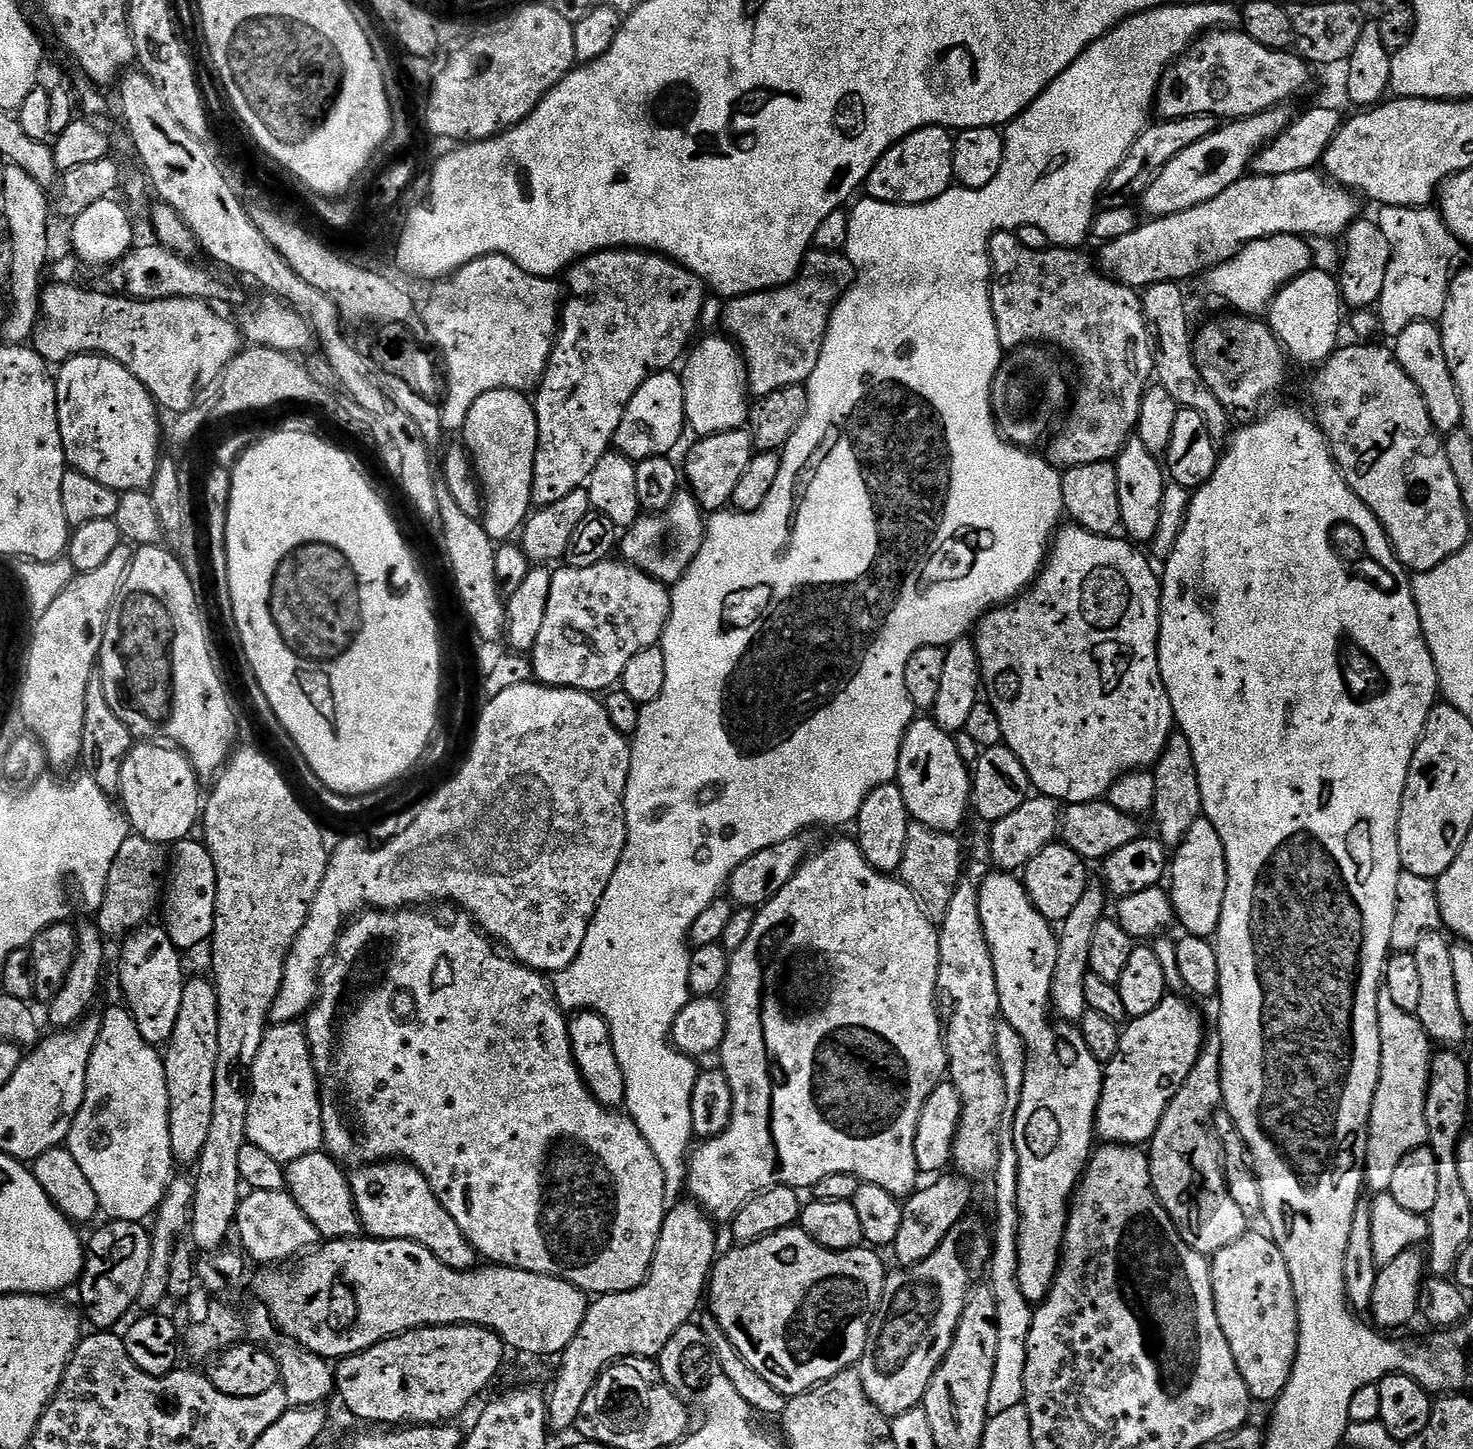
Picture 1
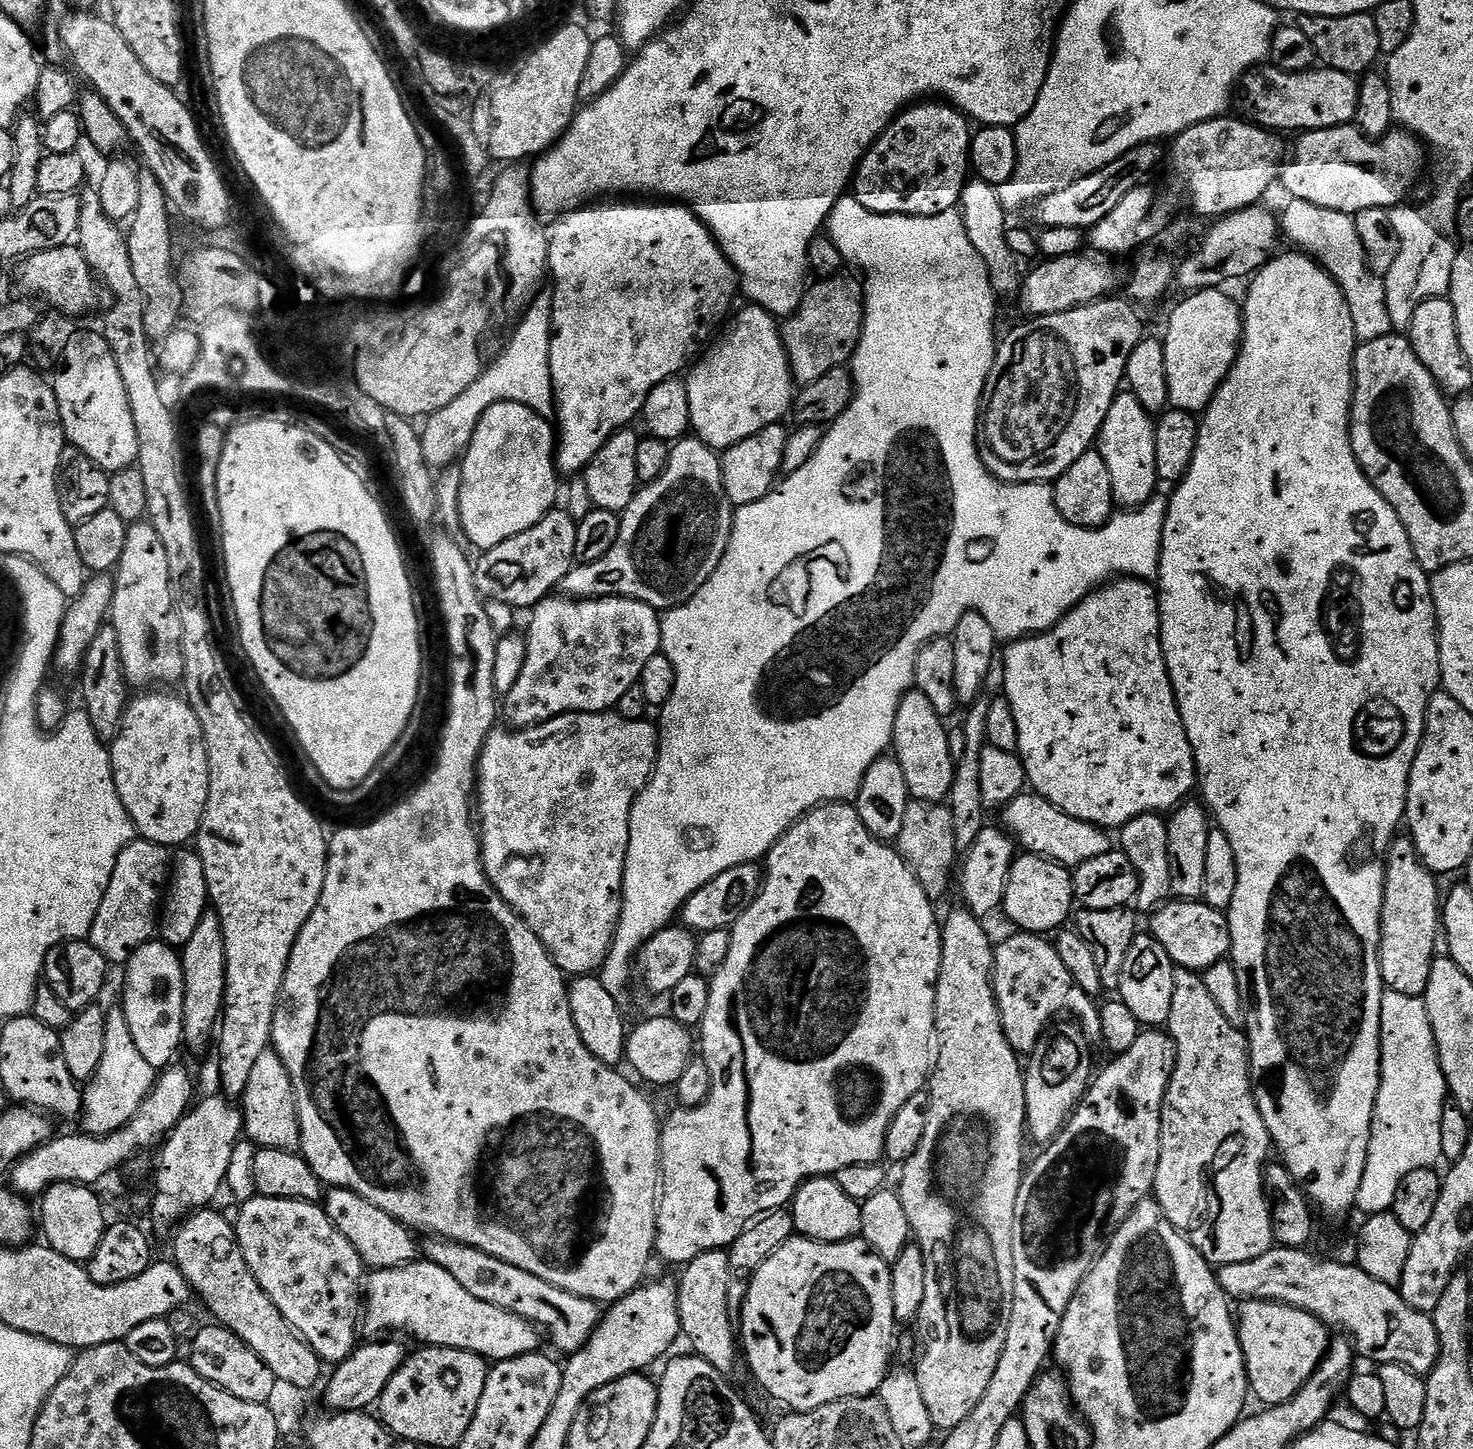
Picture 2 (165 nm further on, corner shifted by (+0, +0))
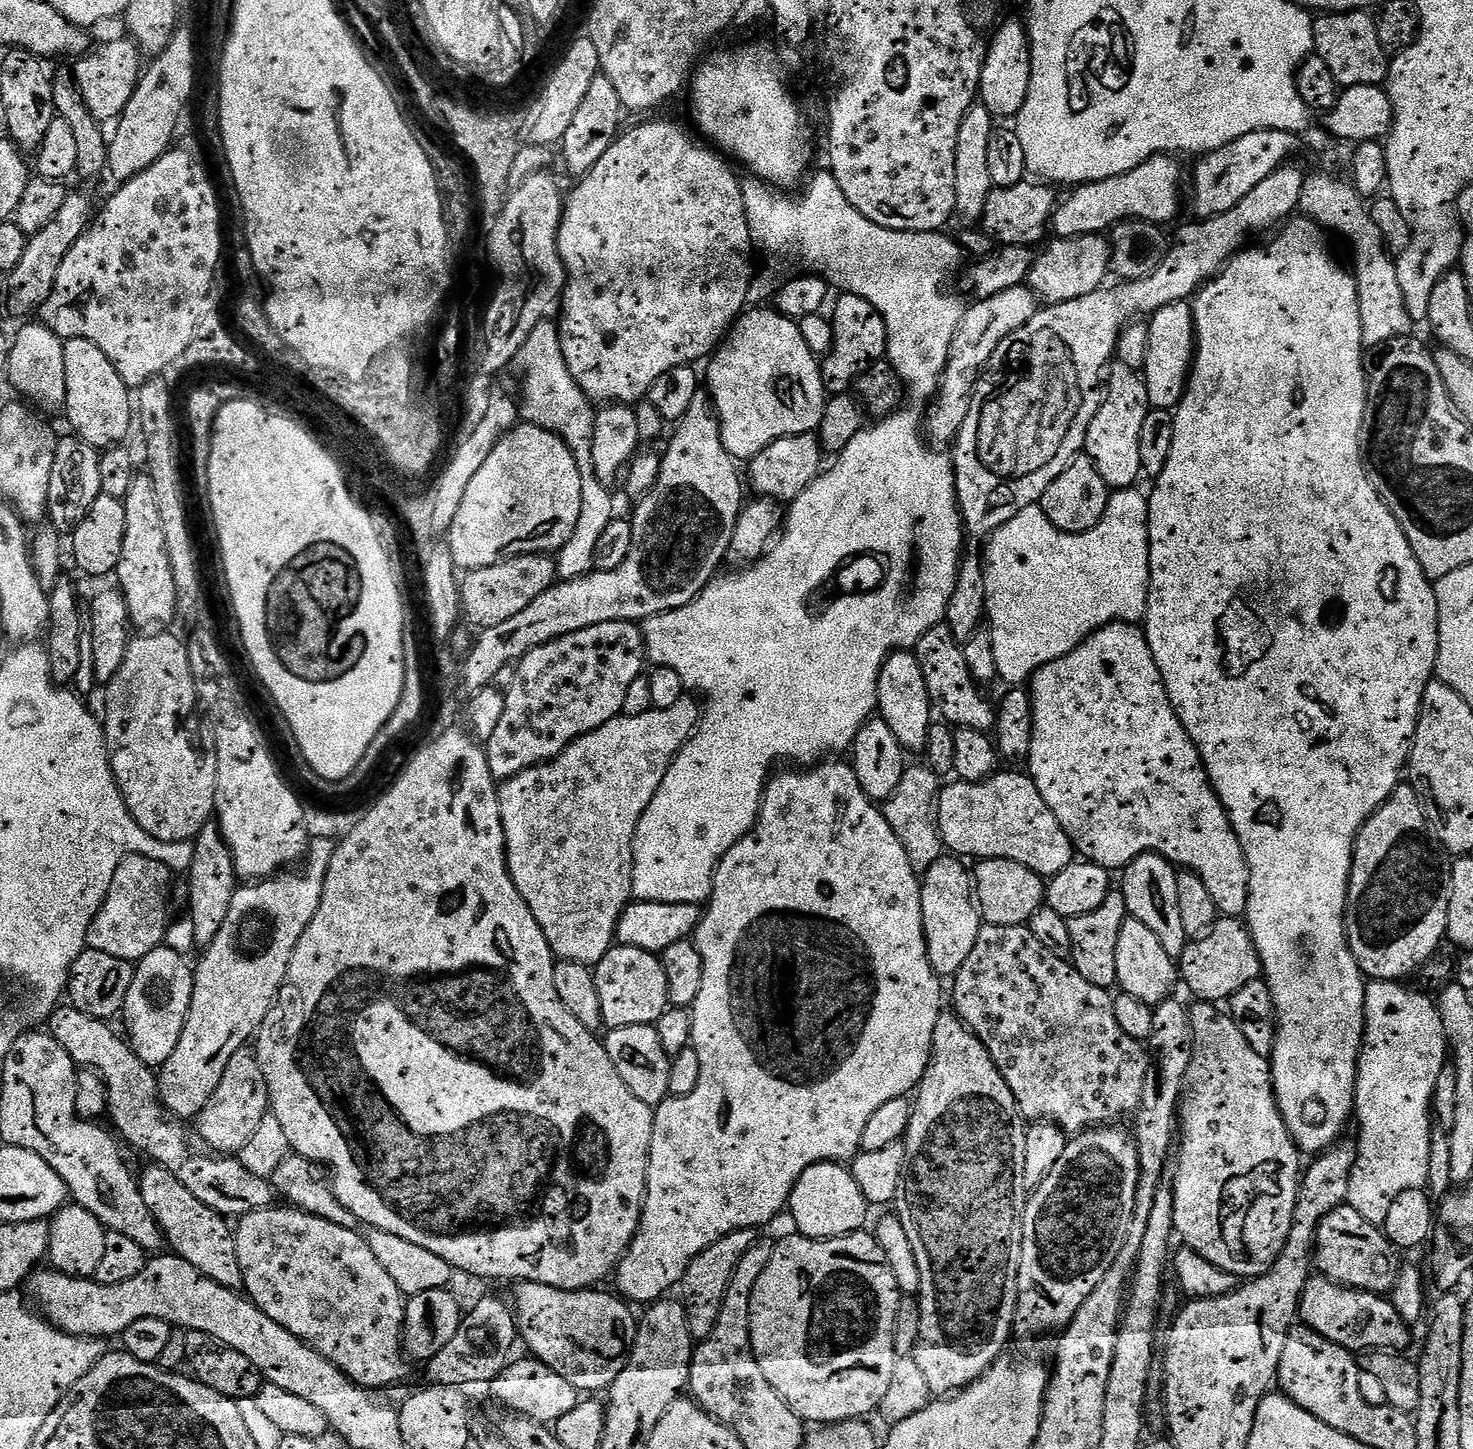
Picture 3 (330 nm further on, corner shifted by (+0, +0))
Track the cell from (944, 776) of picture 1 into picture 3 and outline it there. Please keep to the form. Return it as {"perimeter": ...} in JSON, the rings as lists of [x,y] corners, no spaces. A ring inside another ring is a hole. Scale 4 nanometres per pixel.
{"perimeter":[[[915,651],[893,652],[880,671],[878,699],[879,719],[894,730],[894,738],[909,753],[923,753],[928,735],[934,723],[934,705],[926,690],[926,678],[922,678],[922,666],[918,666]]]}

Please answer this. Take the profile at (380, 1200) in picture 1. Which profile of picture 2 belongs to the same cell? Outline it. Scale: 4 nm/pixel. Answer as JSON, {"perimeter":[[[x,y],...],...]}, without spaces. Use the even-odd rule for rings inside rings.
{"perimeter":[[[443,1238],[425,1240],[428,1241],[425,1244],[423,1241],[423,1255],[442,1266],[442,1270],[451,1274],[469,1294],[474,1294],[474,1298],[482,1302],[490,1302],[490,1306],[510,1310],[510,1314],[518,1314],[523,1320],[531,1320],[537,1328],[546,1333],[547,1339],[548,1336],[552,1339],[553,1346],[564,1352],[563,1354],[578,1351],[600,1324],[602,1308],[594,1300],[570,1294],[530,1274],[530,1270],[518,1270],[518,1266],[510,1266],[510,1262],[502,1262],[502,1258],[494,1258],[477,1248]]]}

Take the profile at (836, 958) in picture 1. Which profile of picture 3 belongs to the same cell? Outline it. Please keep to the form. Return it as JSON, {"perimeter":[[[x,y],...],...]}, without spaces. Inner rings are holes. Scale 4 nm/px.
{"perimeter":[[[821,762],[809,767],[807,770],[788,770],[792,772],[784,772],[781,776],[779,774],[773,775],[769,779],[767,788],[764,790],[764,800],[760,804],[760,819],[757,820],[751,832],[747,832],[721,858],[720,865],[716,868],[716,877],[712,883],[712,895],[707,901],[704,919],[694,933],[695,943],[699,944],[701,952],[705,956],[702,990],[698,990],[698,998],[690,1005],[692,1013],[691,1047],[695,1048],[698,1054],[698,1062],[702,1062],[702,1074],[698,1078],[698,1086],[694,1086],[694,1090],[690,1094],[686,1094],[685,1096],[669,1095],[668,1099],[655,1105],[654,1108],[656,1117],[654,1118],[654,1134],[650,1142],[648,1192],[644,1195],[644,1212],[640,1216],[640,1225],[636,1231],[636,1237],[633,1238],[632,1245],[628,1247],[628,1251],[624,1254],[624,1259],[620,1261],[614,1273],[614,1281],[616,1280],[617,1286],[621,1288],[619,1291],[629,1301],[637,1300],[638,1303],[644,1304],[643,1306],[648,1306],[661,1298],[667,1297],[671,1293],[668,1291],[675,1284],[677,1287],[683,1281],[686,1270],[693,1258],[698,1254],[702,1254],[702,1250],[706,1250],[714,1242],[718,1242],[718,1238],[722,1238],[734,1230],[742,1230],[743,1228],[763,1229],[763,1224],[770,1223],[780,1211],[785,1211],[788,1208],[788,1200],[792,1197],[792,1191],[798,1182],[798,1178],[802,1178],[802,1174],[806,1174],[806,1170],[810,1166],[827,1164],[829,1162],[851,1161],[861,1151],[862,1134],[865,1133],[866,1126],[870,1123],[870,1118],[874,1118],[874,1114],[877,1113],[880,1107],[886,1106],[886,1102],[915,1093],[920,1087],[920,1081],[928,1074],[928,1066],[932,1062],[934,1026],[938,1026],[938,1018],[942,1015],[940,1003],[943,1002],[944,996],[946,1000],[946,992],[945,989],[944,992],[940,989],[940,984],[942,984],[941,977],[937,976],[928,957],[928,947],[926,946],[926,938],[924,937],[922,898],[920,897],[922,880],[918,875],[916,865],[912,863],[912,859],[906,854],[902,842],[894,834],[890,822],[878,807],[877,801],[870,799],[866,794],[866,790],[862,790],[862,786],[856,777],[856,771],[852,769],[851,763],[832,763],[836,762]]]}

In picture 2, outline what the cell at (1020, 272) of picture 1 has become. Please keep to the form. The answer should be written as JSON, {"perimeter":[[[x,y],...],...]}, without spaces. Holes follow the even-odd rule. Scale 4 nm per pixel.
{"perimeter":[[[979,178],[969,179],[960,195],[958,210],[964,216],[966,234],[970,234],[970,242],[974,246],[974,250],[978,250],[978,254],[982,254],[982,262],[988,268],[992,288],[997,297],[1004,298],[1004,296],[1012,295],[1015,297],[1021,291],[1022,271],[1020,272],[1020,268],[1022,268],[1022,264],[1016,259],[1006,242],[1009,213],[1000,200],[999,187]]]}

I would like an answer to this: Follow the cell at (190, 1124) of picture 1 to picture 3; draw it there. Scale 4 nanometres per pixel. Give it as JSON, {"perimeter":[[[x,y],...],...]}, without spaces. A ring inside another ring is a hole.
{"perimeter":[[[209,822],[196,836],[194,841],[194,862],[186,873],[188,879],[188,912],[187,919],[194,924],[194,938],[197,945],[207,946],[214,942],[218,930],[226,922],[226,914],[230,914],[230,902],[238,887],[238,877],[234,858],[220,832],[219,824]]]}

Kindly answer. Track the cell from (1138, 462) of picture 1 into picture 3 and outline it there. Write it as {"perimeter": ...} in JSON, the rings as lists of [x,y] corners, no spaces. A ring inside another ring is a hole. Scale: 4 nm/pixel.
{"perimeter":[[[1116,362],[1111,365],[1110,371],[1106,376],[1106,395],[1103,397],[1098,414],[1094,418],[1094,422],[1090,424],[1088,437],[1084,443],[1086,455],[1094,462],[1094,466],[1098,466],[1098,474],[1102,474],[1102,478],[1108,483],[1109,489],[1119,490],[1121,488],[1131,488],[1137,483],[1136,479],[1141,479],[1144,467],[1142,466],[1142,446],[1144,445],[1144,427],[1148,424],[1148,414],[1150,405],[1148,402],[1148,395],[1146,394],[1146,386],[1144,385],[1143,375],[1137,369],[1126,366],[1125,364]]]}

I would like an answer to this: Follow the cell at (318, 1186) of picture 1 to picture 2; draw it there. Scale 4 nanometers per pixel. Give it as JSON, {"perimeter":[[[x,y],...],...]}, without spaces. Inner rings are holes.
{"perimeter":[[[329,1187],[322,1197],[322,1207],[330,1222],[338,1226],[346,1242],[358,1250],[365,1269],[397,1268],[403,1264],[411,1264],[418,1256],[418,1240],[408,1227],[398,1222],[386,1210],[378,1210],[374,1202],[366,1202],[354,1190],[349,1188]],[[413,1236],[413,1237],[412,1237]]]}

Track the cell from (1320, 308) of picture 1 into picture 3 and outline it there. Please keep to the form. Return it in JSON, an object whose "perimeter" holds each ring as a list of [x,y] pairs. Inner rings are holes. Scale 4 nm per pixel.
{"perimeter":[[[1292,218],[1275,233],[1276,237],[1268,244],[1263,252],[1260,248],[1245,247],[1228,261],[1227,267],[1216,277],[1209,280],[1194,297],[1192,317],[1196,319],[1196,350],[1192,362],[1192,370],[1188,377],[1188,387],[1184,396],[1175,409],[1176,418],[1175,440],[1171,456],[1162,474],[1155,477],[1156,489],[1148,496],[1148,541],[1150,542],[1150,574],[1152,575],[1152,590],[1148,593],[1148,613],[1143,619],[1143,630],[1148,636],[1150,648],[1154,654],[1154,662],[1158,662],[1158,670],[1164,679],[1164,685],[1172,704],[1176,708],[1176,716],[1182,722],[1186,734],[1200,751],[1200,761],[1216,789],[1222,806],[1228,811],[1228,820],[1232,824],[1232,834],[1238,838],[1242,850],[1246,854],[1246,862],[1250,870],[1250,894],[1248,895],[1248,910],[1246,923],[1248,933],[1260,951],[1260,966],[1263,979],[1270,986],[1270,994],[1274,998],[1276,1007],[1276,1047],[1272,1049],[1270,1063],[1272,1065],[1272,1079],[1276,1086],[1276,1101],[1280,1106],[1280,1113],[1288,1127],[1288,1133],[1301,1153],[1319,1154],[1326,1148],[1331,1148],[1345,1135],[1344,1127],[1348,1120],[1353,1119],[1356,1110],[1356,1079],[1360,1070],[1360,1052],[1364,1049],[1364,1003],[1366,1002],[1366,977],[1360,968],[1350,946],[1348,945],[1348,930],[1346,927],[1346,913],[1350,907],[1350,881],[1352,878],[1352,853],[1356,850],[1356,839],[1363,824],[1375,814],[1377,810],[1390,798],[1390,794],[1402,782],[1408,767],[1408,756],[1412,753],[1412,743],[1416,737],[1416,723],[1420,721],[1420,707],[1424,704],[1426,686],[1436,676],[1436,659],[1440,657],[1440,619],[1438,618],[1438,602],[1433,581],[1422,570],[1414,550],[1410,550],[1410,542],[1394,514],[1388,508],[1387,499],[1372,485],[1368,477],[1369,469],[1366,460],[1360,457],[1360,435],[1366,432],[1366,417],[1368,415],[1368,378],[1366,375],[1366,349],[1362,338],[1362,314],[1358,302],[1358,286],[1356,277],[1350,271],[1349,265],[1339,260],[1332,253],[1328,245],[1329,237],[1325,229],[1307,218]]]}

